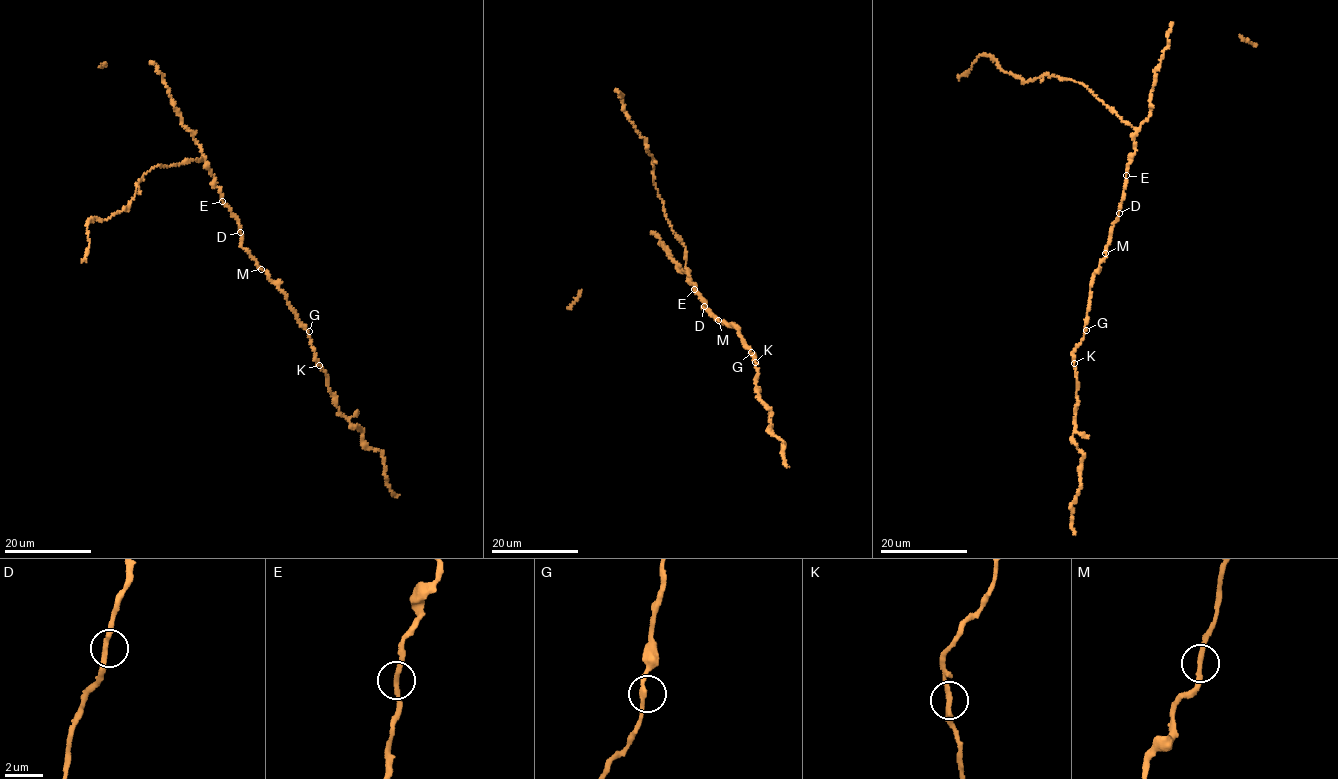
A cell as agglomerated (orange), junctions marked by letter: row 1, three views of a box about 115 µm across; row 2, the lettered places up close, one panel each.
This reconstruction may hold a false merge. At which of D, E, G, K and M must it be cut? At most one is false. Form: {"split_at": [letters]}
{"split_at": []}

